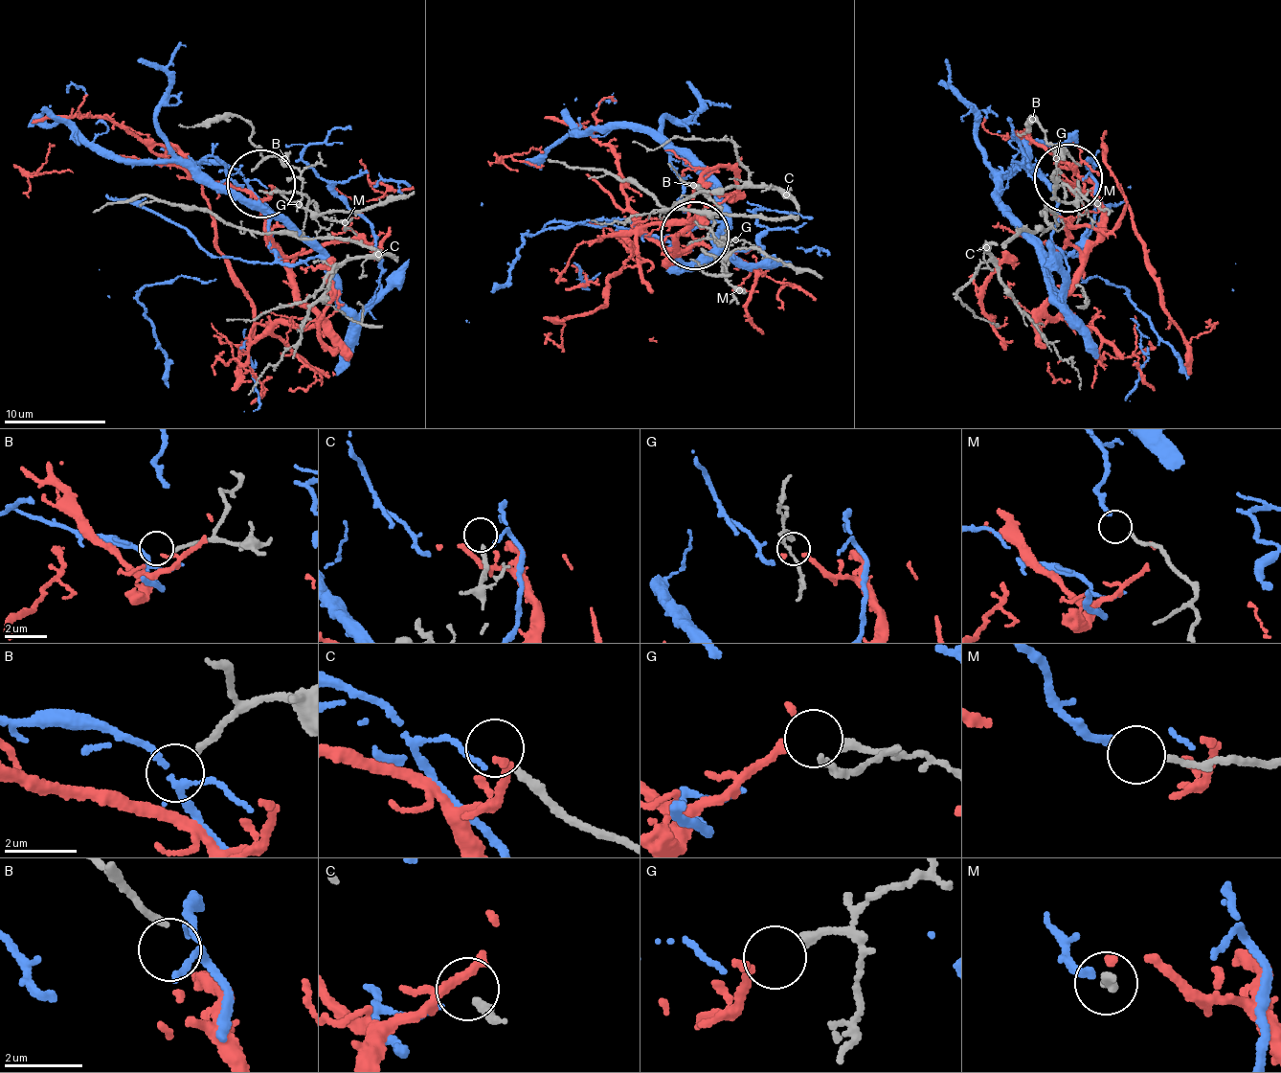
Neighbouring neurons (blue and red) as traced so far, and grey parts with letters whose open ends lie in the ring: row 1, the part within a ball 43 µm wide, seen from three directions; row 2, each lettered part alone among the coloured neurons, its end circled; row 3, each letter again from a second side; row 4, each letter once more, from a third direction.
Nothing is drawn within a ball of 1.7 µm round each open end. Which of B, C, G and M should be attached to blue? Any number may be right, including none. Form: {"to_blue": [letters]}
{"to_blue": ["M"]}

